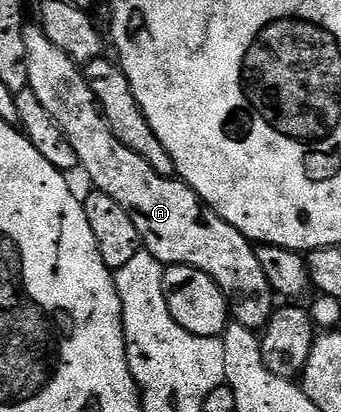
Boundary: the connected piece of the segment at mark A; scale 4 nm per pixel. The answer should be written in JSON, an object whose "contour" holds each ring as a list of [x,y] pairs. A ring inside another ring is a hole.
{"contour":[[[39,23],[25,24],[24,42],[28,88],[34,91],[34,95],[38,95],[38,103],[46,107],[50,119],[54,119],[54,123],[62,127],[62,135],[70,139],[70,147],[74,147],[74,152],[80,160],[79,168],[84,169],[85,175],[92,180],[91,188],[122,203],[126,215],[130,215],[130,219],[134,219],[134,227],[138,227],[141,246],[150,255],[154,255],[154,259],[158,259],[161,265],[189,265],[210,275],[210,279],[218,283],[224,298],[228,300],[231,320],[253,331],[263,330],[272,317],[274,294],[266,274],[262,272],[262,266],[258,263],[253,242],[243,237],[234,227],[230,227],[230,223],[226,223],[226,219],[219,217],[209,205],[206,205],[186,182],[176,177],[158,175],[158,171],[154,171],[154,167],[150,167],[150,163],[142,159],[142,155],[134,155],[130,147],[118,143],[114,131],[110,131],[104,114],[100,111],[100,104],[96,101],[94,91],[90,91],[90,83],[86,83],[83,68],[77,65],[76,60],[70,55],[66,55],[62,47],[54,47],[54,43],[50,43],[50,38],[46,31],[42,31]]]}

